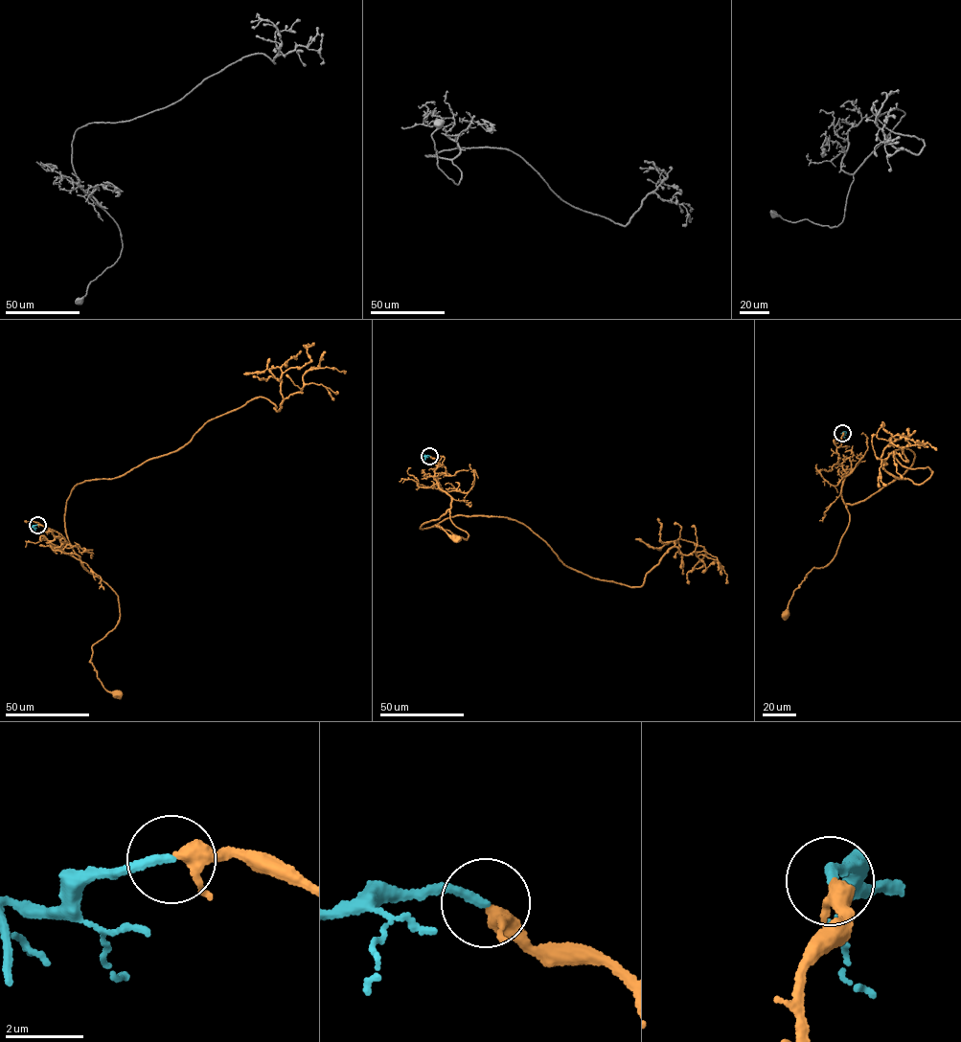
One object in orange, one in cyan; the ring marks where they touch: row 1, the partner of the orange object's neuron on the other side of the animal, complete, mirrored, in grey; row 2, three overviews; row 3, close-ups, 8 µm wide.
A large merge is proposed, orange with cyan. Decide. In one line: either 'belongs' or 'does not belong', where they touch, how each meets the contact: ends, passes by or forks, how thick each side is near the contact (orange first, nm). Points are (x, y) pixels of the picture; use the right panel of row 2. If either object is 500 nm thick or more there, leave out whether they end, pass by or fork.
belongs; place (842, 433); orange passes by; cyan ends; calibres 340 and 240 nm

